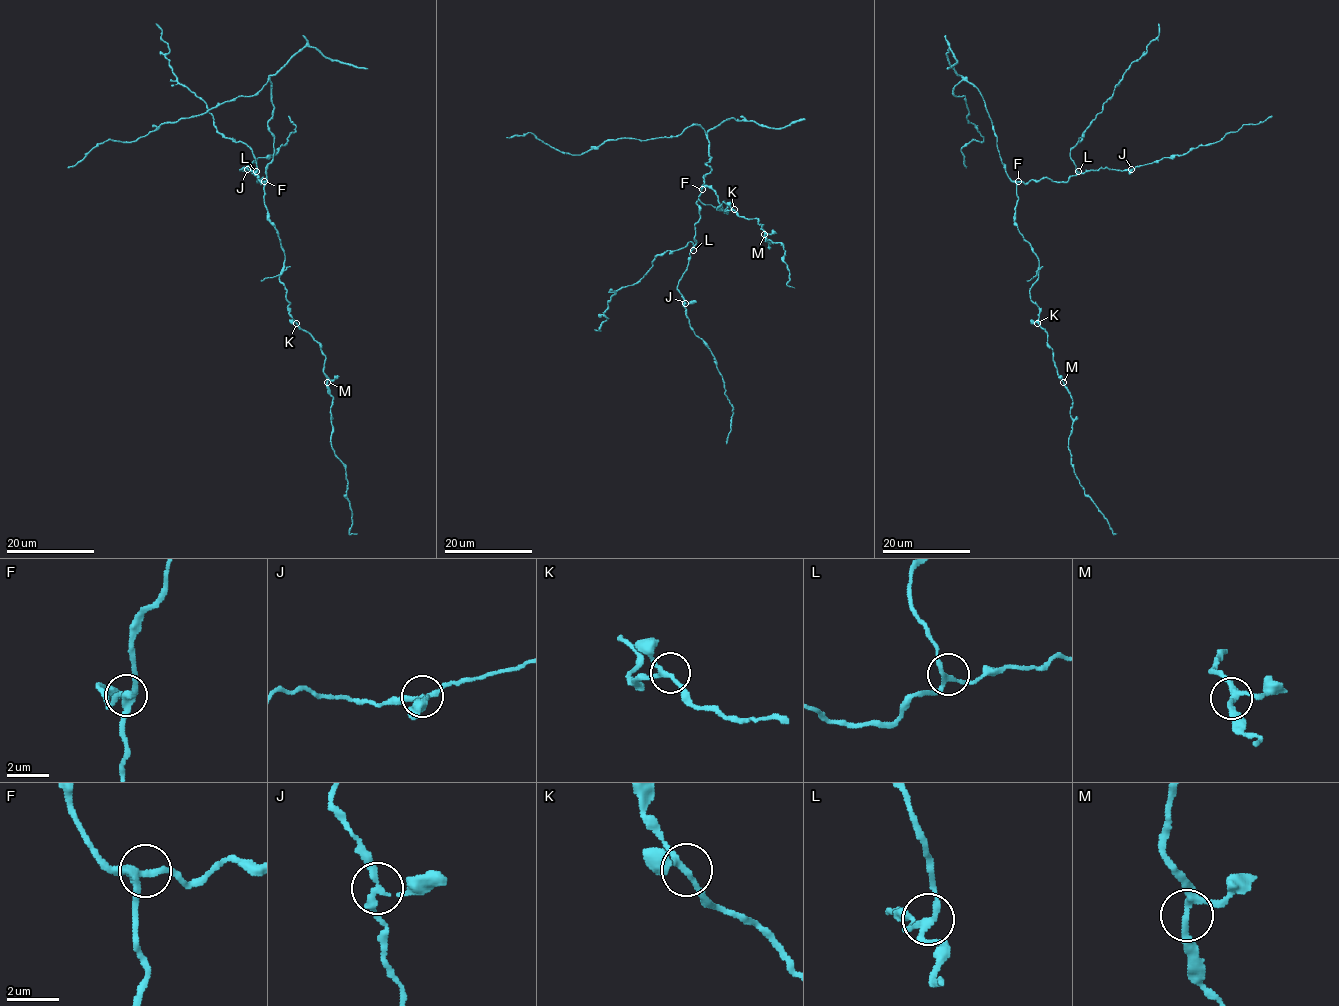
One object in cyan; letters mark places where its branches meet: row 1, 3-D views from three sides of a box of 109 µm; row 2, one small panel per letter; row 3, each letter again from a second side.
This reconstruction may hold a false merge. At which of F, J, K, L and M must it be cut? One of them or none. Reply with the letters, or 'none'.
none

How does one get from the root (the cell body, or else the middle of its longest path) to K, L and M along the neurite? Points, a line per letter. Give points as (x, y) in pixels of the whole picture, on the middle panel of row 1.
K: (705, 187), (715, 191), (722, 206), (717, 210), (724, 201), (726, 210), (734, 209)
L: (705, 187), (696, 202), (700, 220), (694, 225), (693, 250)
M: (705, 187), (715, 191), (722, 206), (717, 210), (724, 201), (726, 210), (756, 219), (762, 224), (764, 234)

